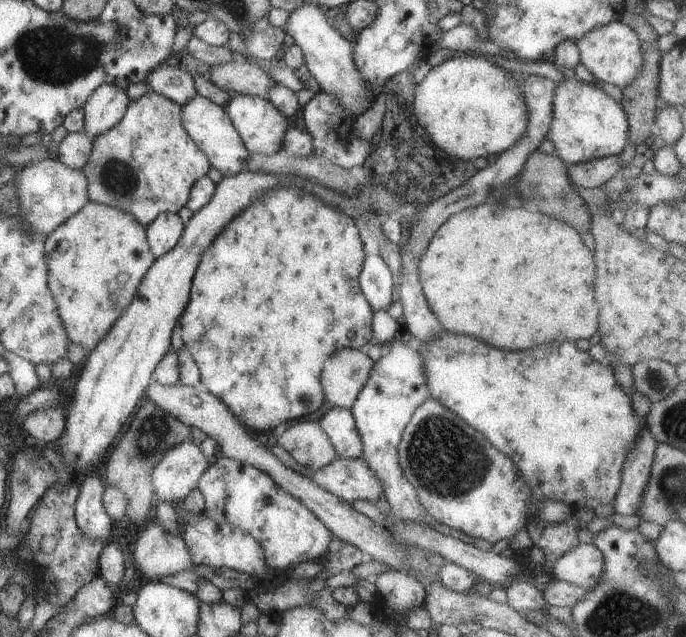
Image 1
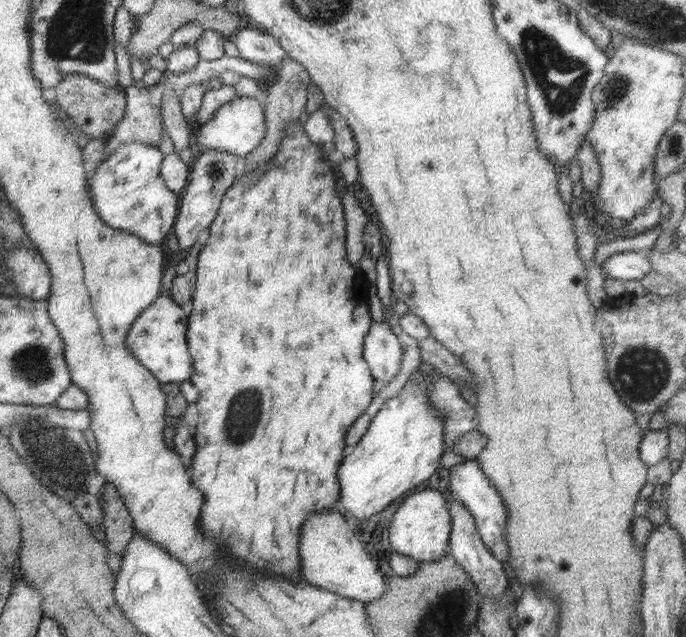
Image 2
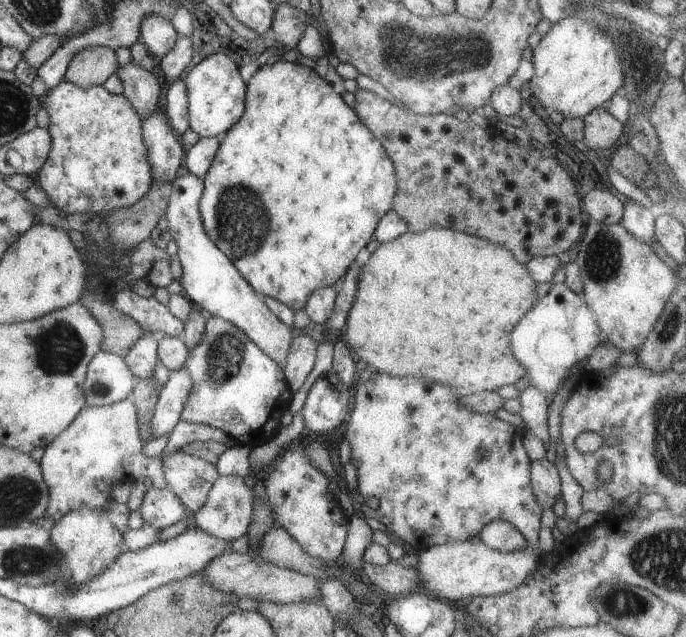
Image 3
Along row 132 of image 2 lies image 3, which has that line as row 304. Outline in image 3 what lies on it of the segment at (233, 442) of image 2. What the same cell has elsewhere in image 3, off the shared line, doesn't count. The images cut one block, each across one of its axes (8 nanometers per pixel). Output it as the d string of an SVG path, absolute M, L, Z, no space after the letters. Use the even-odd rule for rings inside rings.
M279 61L264 65L252 76L247 85L243 116L222 136L220 147L210 169L203 179L204 189L199 201L199 212L206 235L216 247L230 258L234 267L250 287L262 296L271 297L286 304L292 311L302 311L308 298L322 288L334 287L347 274L351 265L363 258L363 251L373 238L382 216L392 209L397 192L395 169L392 160L382 144L358 119L356 112L347 106L343 96L336 94L332 86L317 70L292 63Z

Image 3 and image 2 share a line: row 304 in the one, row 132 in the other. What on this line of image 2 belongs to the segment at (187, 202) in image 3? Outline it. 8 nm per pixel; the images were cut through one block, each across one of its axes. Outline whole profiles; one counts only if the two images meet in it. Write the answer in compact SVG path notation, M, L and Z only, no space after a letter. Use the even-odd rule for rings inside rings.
M236 97L234 100L223 104L214 113L214 118L204 125L196 125L194 128L193 149L196 157L202 156L204 152L210 149L216 149L218 152L226 152L236 157L246 157L253 153L266 137L265 112L262 104L256 97Z

